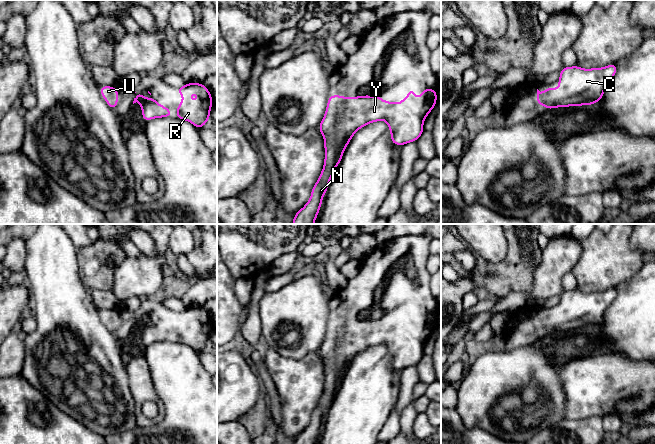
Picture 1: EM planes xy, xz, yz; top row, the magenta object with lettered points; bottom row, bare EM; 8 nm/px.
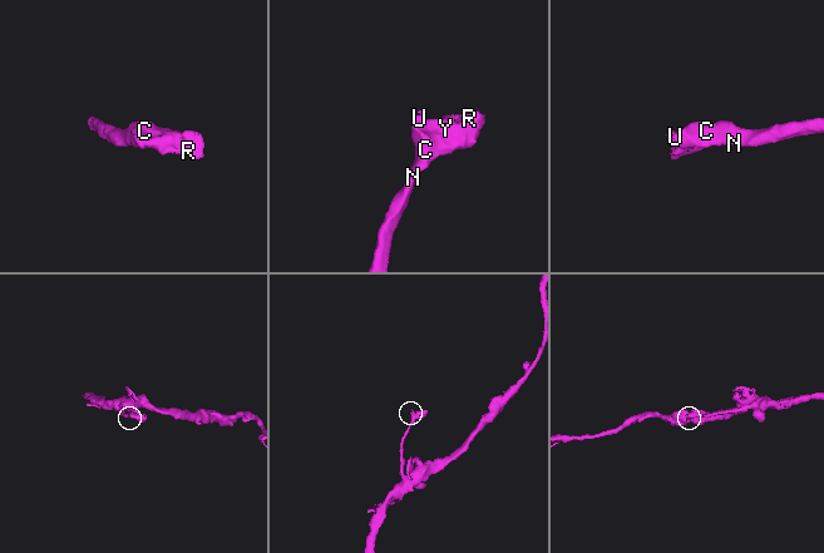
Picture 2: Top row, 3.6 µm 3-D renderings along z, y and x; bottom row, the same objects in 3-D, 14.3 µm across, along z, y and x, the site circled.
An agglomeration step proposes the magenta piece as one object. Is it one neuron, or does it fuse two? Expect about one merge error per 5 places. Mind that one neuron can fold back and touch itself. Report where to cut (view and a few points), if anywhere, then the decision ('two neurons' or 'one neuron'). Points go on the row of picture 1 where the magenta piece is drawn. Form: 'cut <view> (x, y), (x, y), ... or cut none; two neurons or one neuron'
cut none; one neuron

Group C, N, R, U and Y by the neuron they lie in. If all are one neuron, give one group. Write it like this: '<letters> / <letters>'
C N R U Y

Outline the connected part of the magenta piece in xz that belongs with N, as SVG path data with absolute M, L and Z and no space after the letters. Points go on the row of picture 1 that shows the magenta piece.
M410 89L406 99L402 99L400 103L392 103L383 101L379 96L342 97L340 95L330 95L325 115L319 125L319 130L324 137L326 151L323 170L312 189L309 201L295 214L292 224L314 224L332 175L342 160L345 148L360 128L369 123L384 120L389 126L393 144L403 146L409 142L416 142L424 131L425 118L436 105L436 96L437 90L424 89L421 91L421 98L416 99L415 90Z

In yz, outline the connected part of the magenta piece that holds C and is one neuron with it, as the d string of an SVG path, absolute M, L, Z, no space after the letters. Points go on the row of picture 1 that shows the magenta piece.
M616 64L603 68L583 69L578 66L563 67L558 79L559 89L549 87L544 92L537 89L537 104L549 110L556 107L592 105L601 101L604 90L617 72Z

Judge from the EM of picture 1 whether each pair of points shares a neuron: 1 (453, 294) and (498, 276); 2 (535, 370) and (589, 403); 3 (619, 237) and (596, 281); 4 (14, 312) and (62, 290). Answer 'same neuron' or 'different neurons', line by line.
1: same neuron
2: different neurons
3: same neuron
4: different neurons

